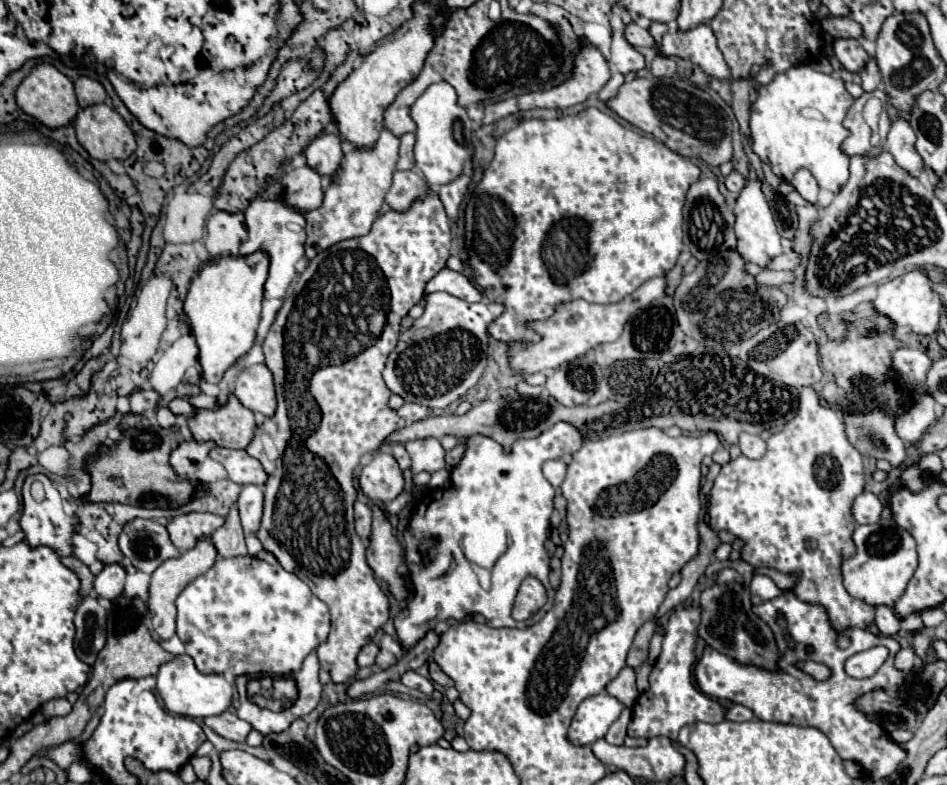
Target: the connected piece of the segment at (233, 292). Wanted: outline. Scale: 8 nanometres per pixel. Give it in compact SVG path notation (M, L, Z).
M258 251L248 257L224 257L210 261L192 281L184 301L184 313L200 349L198 361L202 367L202 379L208 383L220 383L224 371L250 351L260 321L266 277L268 257Z

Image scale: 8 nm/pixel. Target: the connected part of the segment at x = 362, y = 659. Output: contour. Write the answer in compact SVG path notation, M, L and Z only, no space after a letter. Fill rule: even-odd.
M368 643L368 645L360 651L360 655L358 655L358 665L360 665L360 667L374 665L374 659L376 659L378 651L380 651L380 647L378 647L376 643Z

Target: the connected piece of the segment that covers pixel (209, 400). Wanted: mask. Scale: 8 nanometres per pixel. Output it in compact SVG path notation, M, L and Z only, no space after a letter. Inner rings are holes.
M204 393L196 395L196 397L190 397L190 403L196 407L196 409L220 409L218 405L218 399L216 397L208 397Z

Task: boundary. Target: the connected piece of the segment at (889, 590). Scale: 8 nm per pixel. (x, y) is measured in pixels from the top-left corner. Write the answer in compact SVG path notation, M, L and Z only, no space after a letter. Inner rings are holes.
M880 519L874 525L858 525L854 531L854 543L856 555L842 563L846 591L872 607L894 607L918 567L914 537L894 521Z

